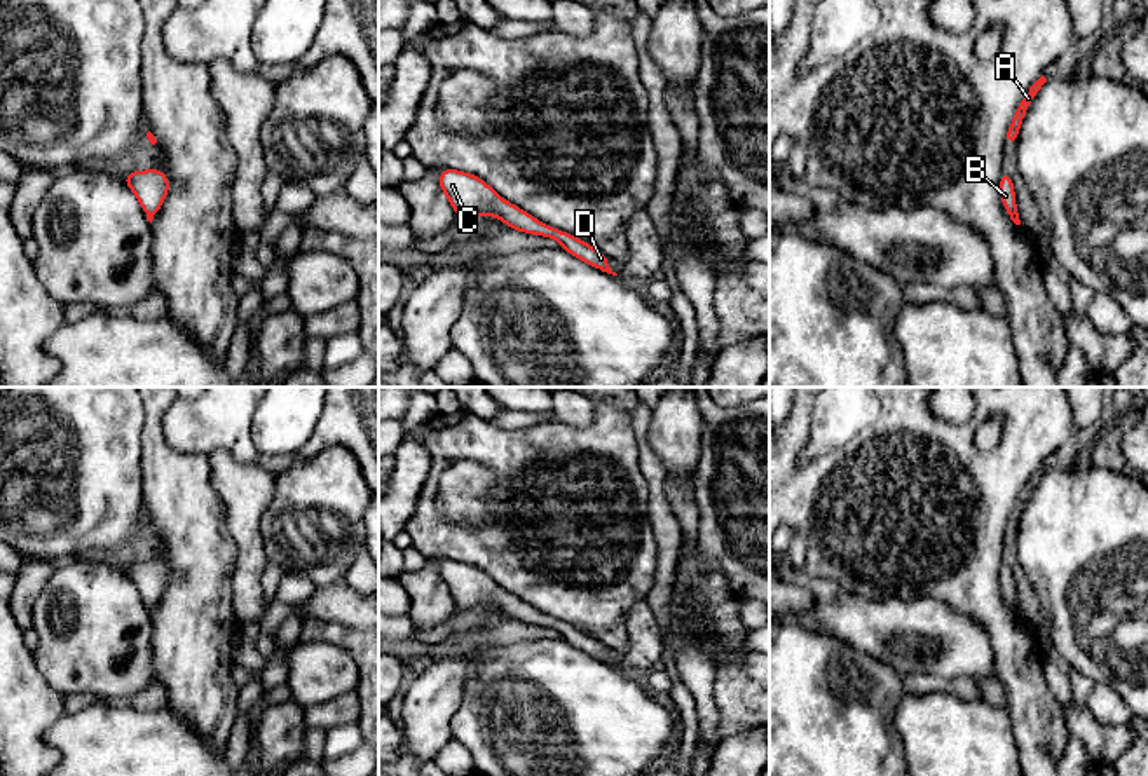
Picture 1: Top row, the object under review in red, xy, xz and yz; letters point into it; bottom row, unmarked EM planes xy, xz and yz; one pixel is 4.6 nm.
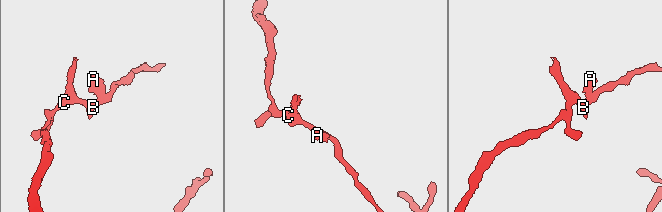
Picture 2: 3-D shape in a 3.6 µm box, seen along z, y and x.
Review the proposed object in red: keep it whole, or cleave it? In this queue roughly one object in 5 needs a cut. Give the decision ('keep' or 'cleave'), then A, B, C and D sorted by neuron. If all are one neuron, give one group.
keep; A B C D

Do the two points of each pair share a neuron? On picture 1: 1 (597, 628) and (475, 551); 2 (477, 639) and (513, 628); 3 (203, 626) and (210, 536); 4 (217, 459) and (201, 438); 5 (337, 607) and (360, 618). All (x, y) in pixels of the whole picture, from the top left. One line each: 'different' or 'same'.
1: same
2: same
3: same
4: different
5: same

